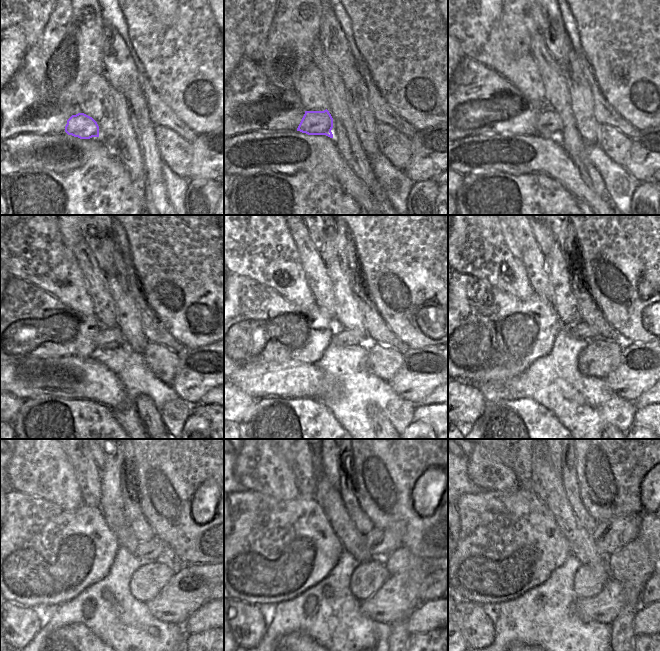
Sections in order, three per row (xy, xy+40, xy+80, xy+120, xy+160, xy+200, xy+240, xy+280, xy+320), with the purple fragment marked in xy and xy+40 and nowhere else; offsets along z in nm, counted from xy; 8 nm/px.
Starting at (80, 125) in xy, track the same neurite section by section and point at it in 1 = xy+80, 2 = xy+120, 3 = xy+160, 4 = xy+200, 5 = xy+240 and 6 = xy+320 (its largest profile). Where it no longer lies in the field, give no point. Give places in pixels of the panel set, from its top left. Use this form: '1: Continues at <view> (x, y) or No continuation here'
1: Continues at xy+80 (549, 124)
2: Continues at xy+120 (113, 338)
3: Continues at xy+160 (341, 337)
4: Continues at xy+200 (581, 330)
5: Continues at xy+240 (154, 550)
6: Continues at xy+320 (610, 536).

